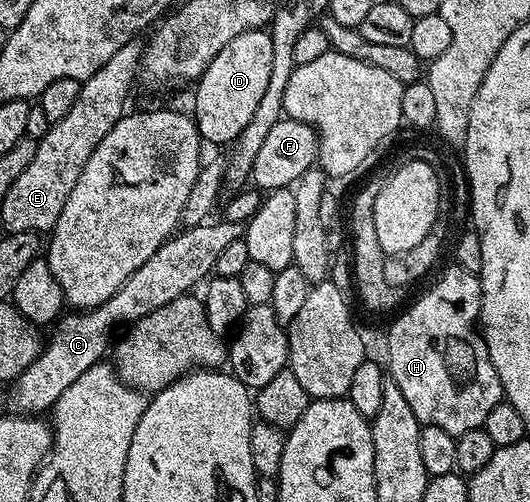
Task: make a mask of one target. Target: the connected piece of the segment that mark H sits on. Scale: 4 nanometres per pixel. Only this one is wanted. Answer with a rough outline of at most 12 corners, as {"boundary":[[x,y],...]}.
{"boundary":[[449,270],[389,328],[421,426],[483,427],[504,389],[480,279]]}

